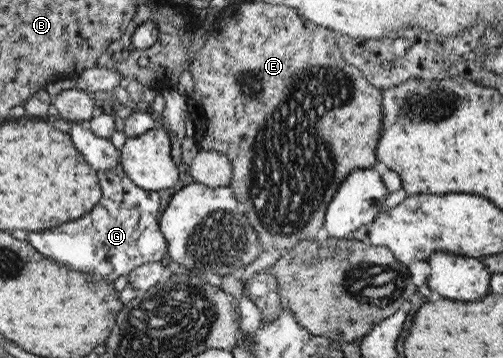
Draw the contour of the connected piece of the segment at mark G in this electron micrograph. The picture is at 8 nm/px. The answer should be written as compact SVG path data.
M120 163L96 173L101 188L99 201L80 218L54 228L28 232L26 240L42 256L62 264L62 268L100 276L112 284L118 276L146 263L163 262L166 243L159 231L160 196L156 191L138 188L124 174Z

